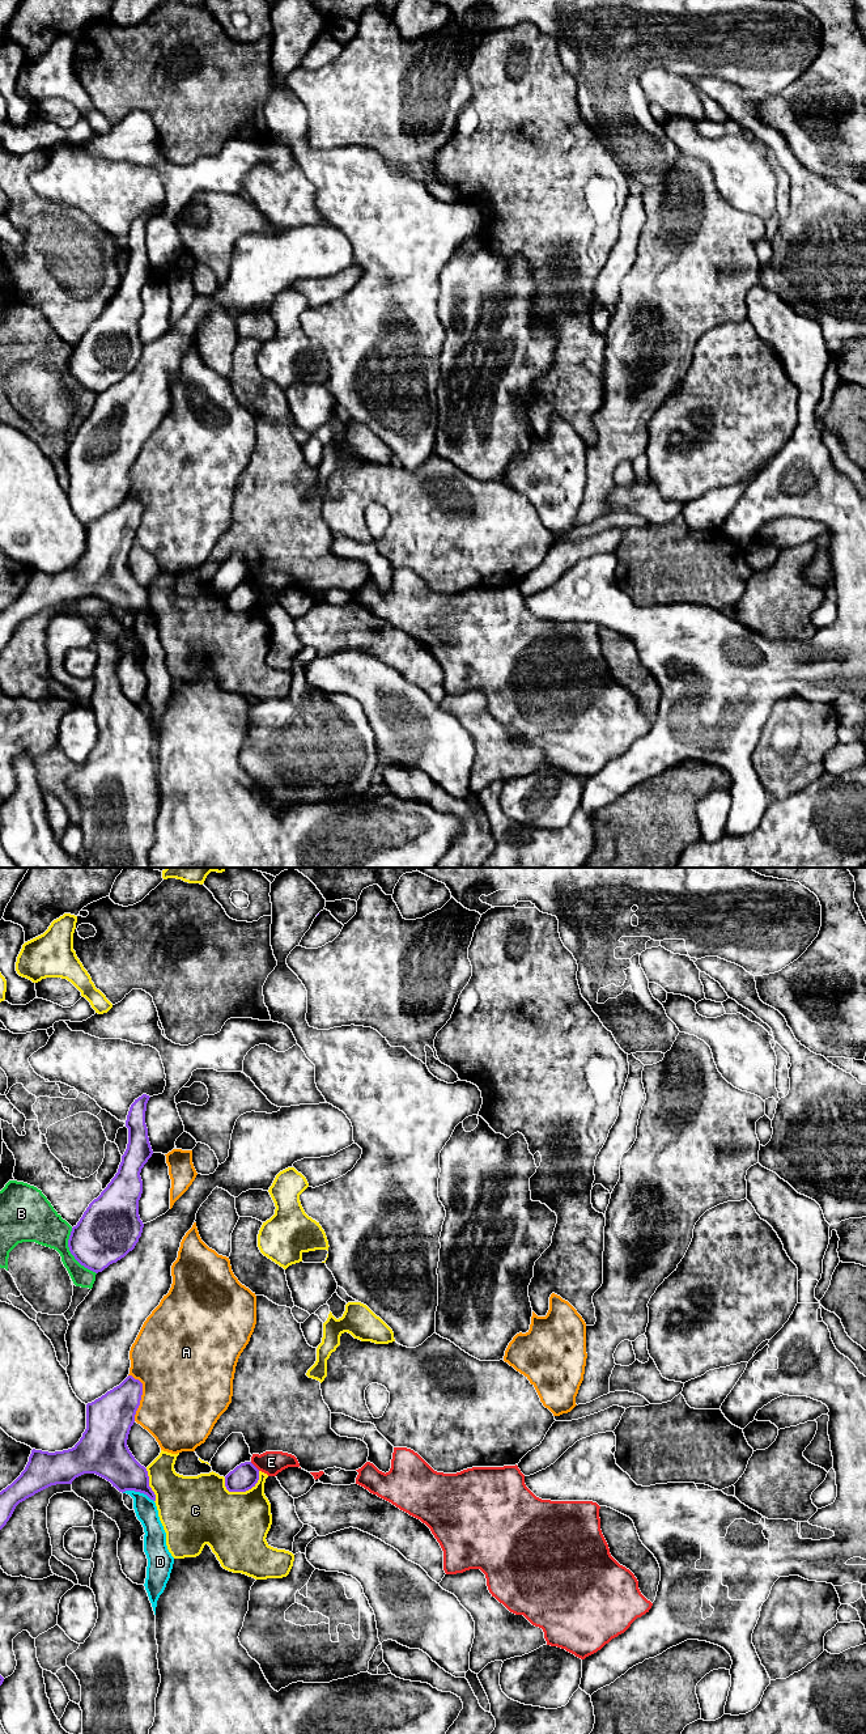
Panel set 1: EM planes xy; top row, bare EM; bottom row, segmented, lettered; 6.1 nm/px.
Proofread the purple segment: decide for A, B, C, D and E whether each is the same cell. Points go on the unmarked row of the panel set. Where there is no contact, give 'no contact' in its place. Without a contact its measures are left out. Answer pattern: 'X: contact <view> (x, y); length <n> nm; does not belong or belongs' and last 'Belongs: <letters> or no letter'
A: contact xy (141, 514); length 300 nm; does not belong
B: contact xy (71, 373); length 320 nm; does not belong
C: contact xy (245, 611); length 240 nm; does not belong
D: contact xy (138, 611); length 200 nm; does not belong
E: contact xy (254, 586); length 80 nm; does not belong
Belongs: no letter

